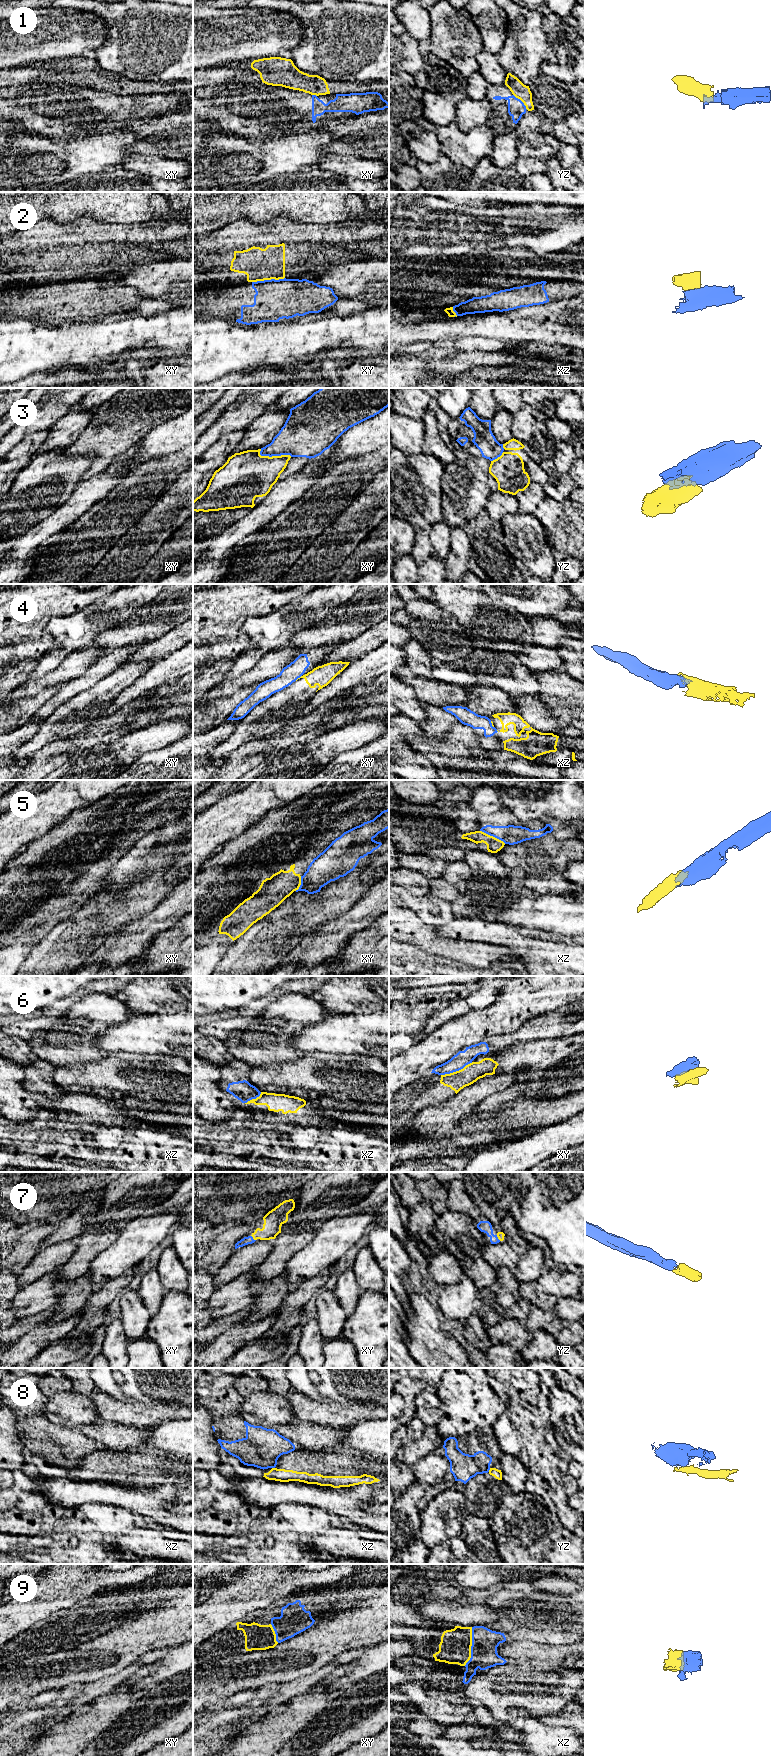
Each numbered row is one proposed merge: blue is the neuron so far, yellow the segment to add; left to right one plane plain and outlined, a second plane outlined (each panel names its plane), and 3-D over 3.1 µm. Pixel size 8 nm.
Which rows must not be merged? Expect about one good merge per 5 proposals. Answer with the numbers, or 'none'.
1, 2, 3, 4, 5, 6, 8

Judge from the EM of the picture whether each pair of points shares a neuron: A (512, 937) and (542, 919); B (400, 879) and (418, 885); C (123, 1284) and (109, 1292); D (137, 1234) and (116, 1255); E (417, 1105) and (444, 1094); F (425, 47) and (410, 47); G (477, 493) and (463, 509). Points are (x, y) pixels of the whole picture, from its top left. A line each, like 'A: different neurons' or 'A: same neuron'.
A: different neurons
B: same neuron
C: same neuron
D: same neuron
E: same neuron
F: different neurons
G: same neuron

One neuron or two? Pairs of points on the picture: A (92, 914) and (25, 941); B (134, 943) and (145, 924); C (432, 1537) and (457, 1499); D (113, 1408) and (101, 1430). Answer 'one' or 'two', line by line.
A: two
B: one
C: one
D: two

